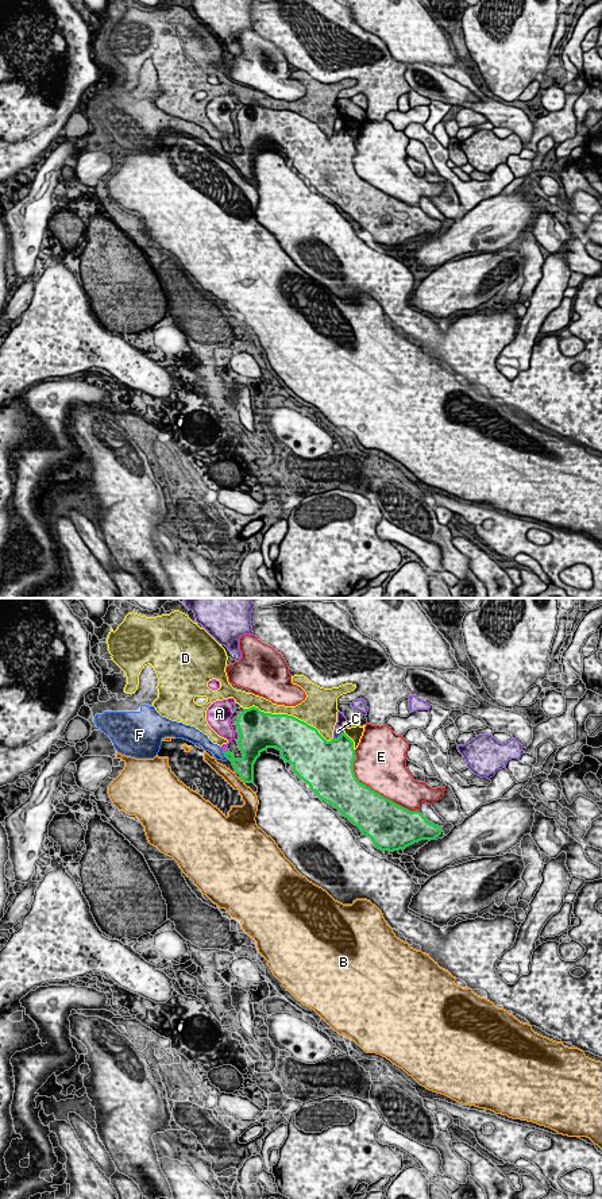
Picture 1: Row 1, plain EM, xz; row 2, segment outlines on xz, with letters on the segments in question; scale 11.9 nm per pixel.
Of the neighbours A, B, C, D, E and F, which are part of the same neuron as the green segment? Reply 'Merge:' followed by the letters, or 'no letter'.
Merge: A

